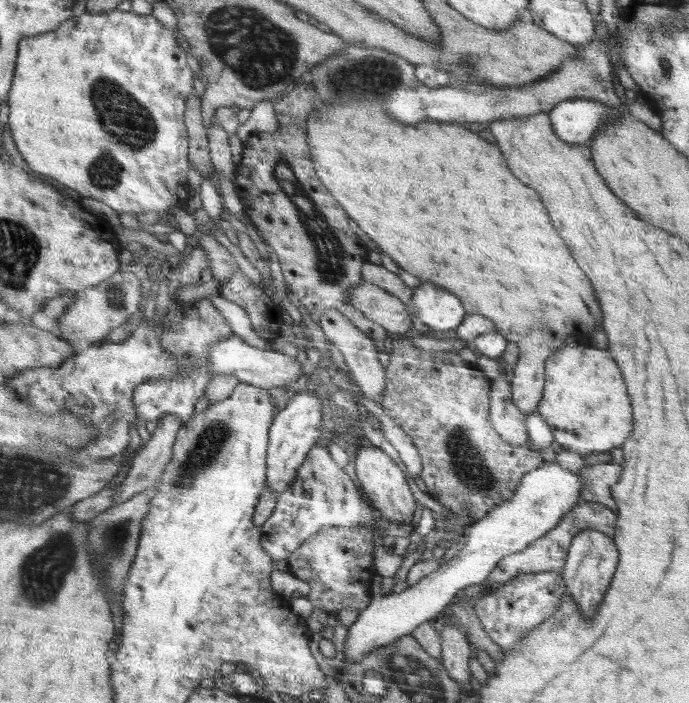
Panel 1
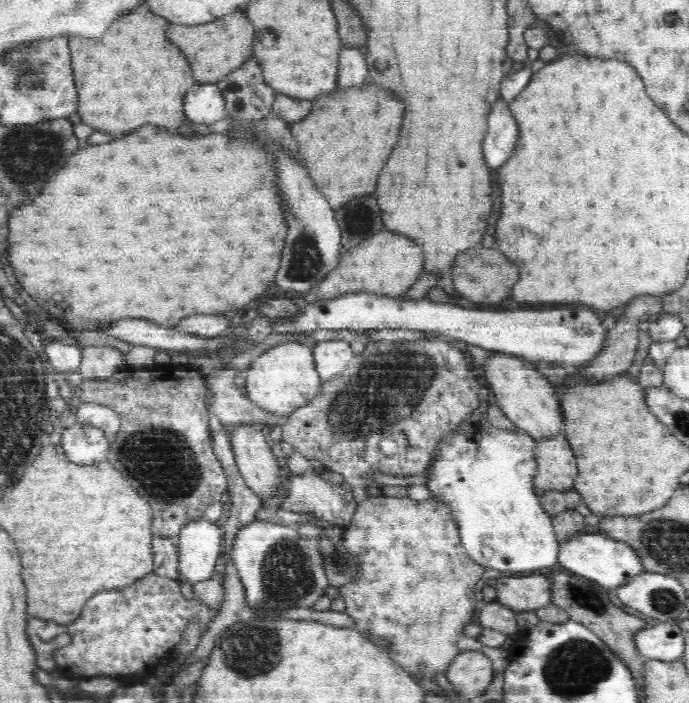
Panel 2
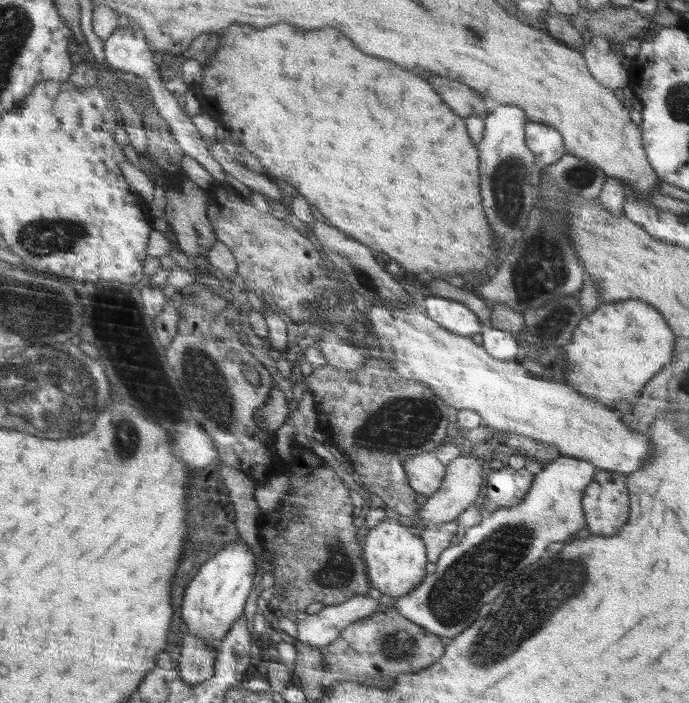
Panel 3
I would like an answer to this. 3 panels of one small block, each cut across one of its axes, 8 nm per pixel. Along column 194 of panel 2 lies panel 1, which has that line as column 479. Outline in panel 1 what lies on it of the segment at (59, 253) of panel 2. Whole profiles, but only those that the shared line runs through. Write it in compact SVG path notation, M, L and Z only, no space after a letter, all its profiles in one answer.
M334 100L334 104L326 104L322 112L309 116L308 129L313 163L318 165L317 172L322 184L330 189L330 192L341 203L342 208L345 208L346 212L353 217L354 222L362 224L362 230L404 270L408 270L414 276L420 276L420 280L424 282L442 284L442 288L450 288L450 292L458 292L458 296L462 296L462 304L466 304L466 312L486 316L496 325L497 332L507 341L518 345L520 356L514 366L515 377L510 382L511 399L525 415L536 411L544 394L544 366L549 356L564 346L568 336L576 338L579 334L592 335L592 330L596 330L602 324L602 312L596 302L594 288L590 280L584 276L584 272L578 268L578 264L572 260L562 238L552 228L548 214L538 198L538 192L528 188L516 176L512 176L512 172L508 172L506 160L498 150L499 146L492 146L486 140L482 140L478 134L466 130L465 124L439 123L438 121L426 121L424 124L402 124L399 120L392 120L390 116L386 116L380 102L342 102L340 104L338 100Z

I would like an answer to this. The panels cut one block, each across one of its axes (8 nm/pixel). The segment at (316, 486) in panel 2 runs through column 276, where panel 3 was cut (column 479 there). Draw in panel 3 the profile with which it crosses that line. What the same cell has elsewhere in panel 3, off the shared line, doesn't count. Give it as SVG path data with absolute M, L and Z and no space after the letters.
M507 465L492 470L488 475L486 497L478 505L485 513L494 512L500 507L513 507L522 502L536 477L525 468L516 470Z

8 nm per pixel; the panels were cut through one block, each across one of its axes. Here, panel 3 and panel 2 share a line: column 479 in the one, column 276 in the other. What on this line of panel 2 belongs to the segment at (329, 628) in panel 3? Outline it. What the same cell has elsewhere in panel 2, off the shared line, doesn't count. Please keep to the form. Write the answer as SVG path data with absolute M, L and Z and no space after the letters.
M256 519L234 536L230 555L245 590L247 615L272 616L270 610L312 609L331 586L316 543L312 538L301 536L294 524L288 526Z

